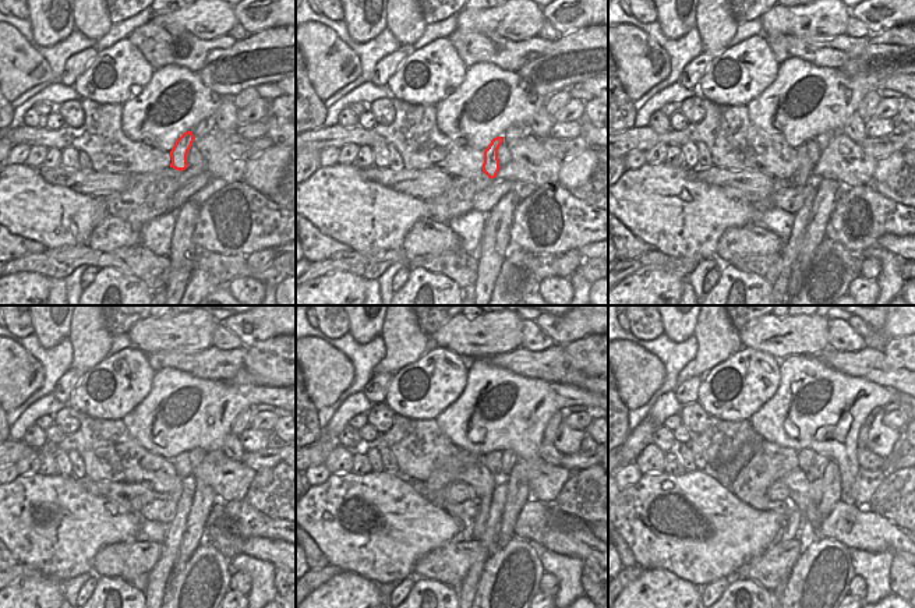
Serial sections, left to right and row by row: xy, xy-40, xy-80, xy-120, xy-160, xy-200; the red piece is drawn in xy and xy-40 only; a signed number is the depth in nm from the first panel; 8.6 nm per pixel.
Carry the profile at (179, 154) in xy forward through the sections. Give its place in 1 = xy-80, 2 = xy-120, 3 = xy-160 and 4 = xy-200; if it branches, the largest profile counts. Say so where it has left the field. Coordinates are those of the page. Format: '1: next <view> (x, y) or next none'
1: next xy-80 (802, 176)
2: next xy-120 (175, 495)
3: next xy-160 (477, 525)
4: next xy-200 (791, 530)

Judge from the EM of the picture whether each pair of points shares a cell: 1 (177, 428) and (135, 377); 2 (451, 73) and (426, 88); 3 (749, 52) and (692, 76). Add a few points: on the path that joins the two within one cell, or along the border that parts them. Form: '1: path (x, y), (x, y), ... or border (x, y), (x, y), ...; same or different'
1: border (155, 373), (149, 392), (126, 414); different
2: path (445, 73), (441, 73), (431, 82); same
3: border (714, 57), (696, 87); different

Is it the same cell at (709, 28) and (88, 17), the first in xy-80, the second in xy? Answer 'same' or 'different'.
same

